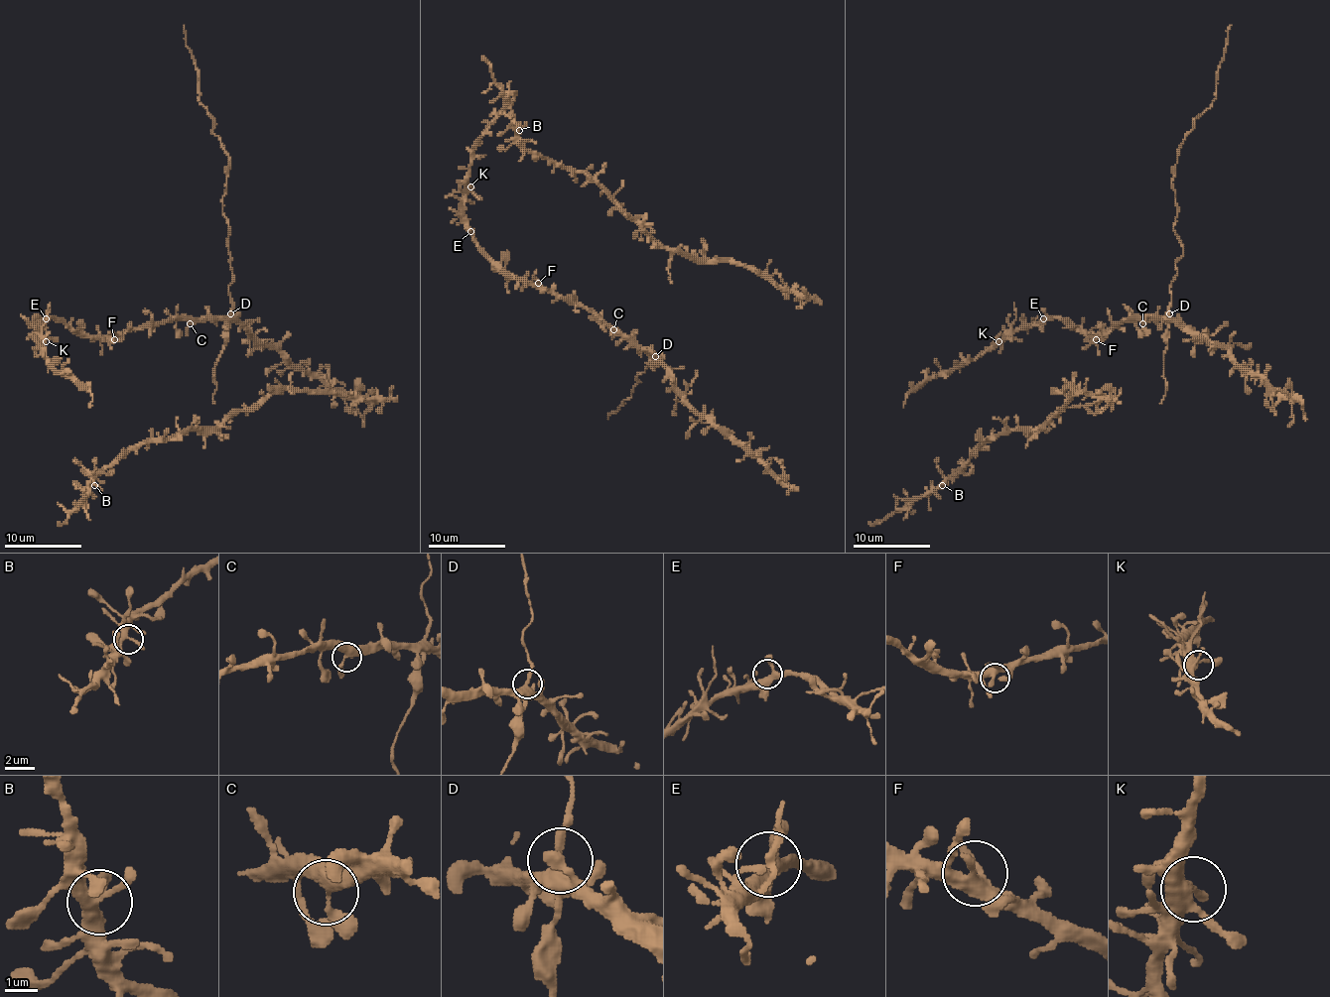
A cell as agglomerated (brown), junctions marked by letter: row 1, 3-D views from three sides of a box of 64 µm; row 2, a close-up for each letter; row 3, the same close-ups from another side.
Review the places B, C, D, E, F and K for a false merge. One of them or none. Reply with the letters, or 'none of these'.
none of these

